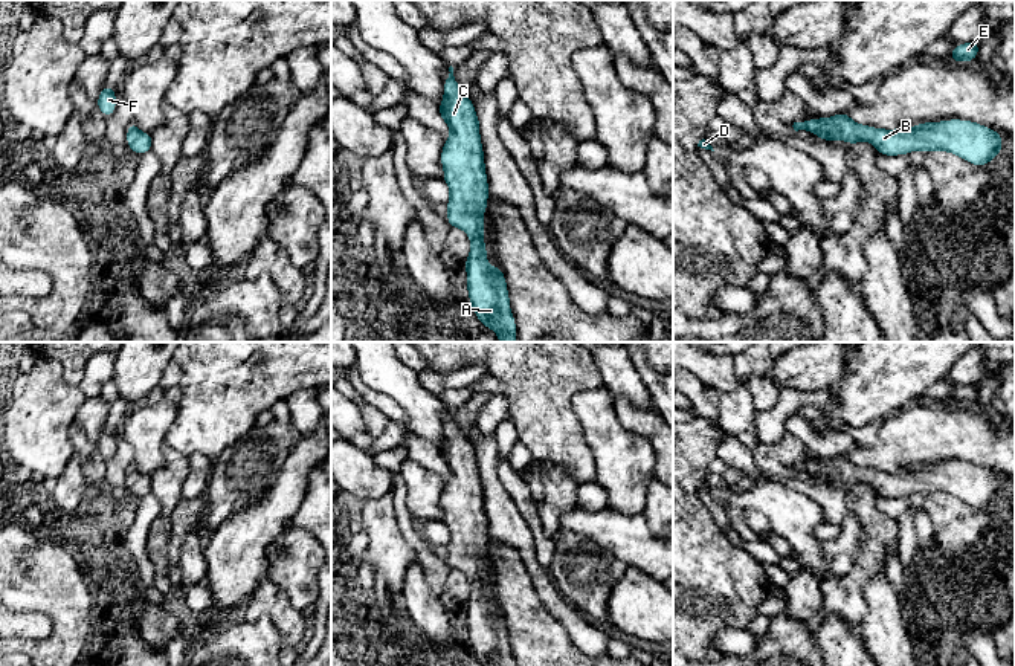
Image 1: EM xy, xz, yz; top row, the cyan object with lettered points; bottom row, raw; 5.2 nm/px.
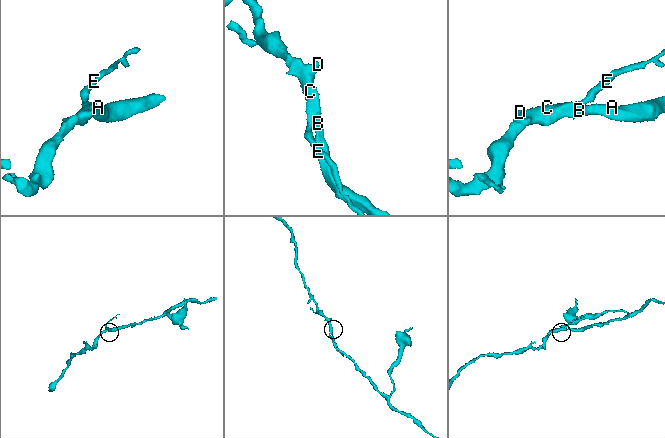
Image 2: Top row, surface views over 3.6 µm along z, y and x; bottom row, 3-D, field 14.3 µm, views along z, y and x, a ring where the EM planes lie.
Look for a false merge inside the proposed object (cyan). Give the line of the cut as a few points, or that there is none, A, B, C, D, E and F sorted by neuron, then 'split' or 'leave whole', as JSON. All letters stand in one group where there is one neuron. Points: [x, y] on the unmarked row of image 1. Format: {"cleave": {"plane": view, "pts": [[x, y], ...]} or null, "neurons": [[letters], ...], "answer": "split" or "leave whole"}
{"cleave": null, "neurons": [["A", "B", "C", "D", "E", "F"]], "answer": "leave whole"}

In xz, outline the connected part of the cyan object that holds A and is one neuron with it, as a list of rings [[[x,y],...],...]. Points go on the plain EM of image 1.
[[[452,408],[449,409],[449,414],[450,415],[444,422],[444,440],[438,448],[441,463],[444,463],[450,470],[450,478],[446,481],[440,500],[444,512],[443,522],[447,525],[450,533],[450,539],[446,545],[449,551],[446,562],[450,570],[462,571],[470,580],[470,596],[464,608],[467,616],[469,642],[479,666],[516,666],[510,651],[510,637],[504,614],[501,608],[491,609],[488,606],[485,584],[482,579],[482,558],[485,556],[488,544],[488,522],[479,475],[481,464],[476,458],[473,445],[456,425]]]

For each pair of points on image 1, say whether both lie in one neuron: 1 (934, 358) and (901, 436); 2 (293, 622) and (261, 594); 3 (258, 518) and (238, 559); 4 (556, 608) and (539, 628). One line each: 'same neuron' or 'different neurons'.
1: different neurons
2: same neuron
3: same neuron
4: different neurons

